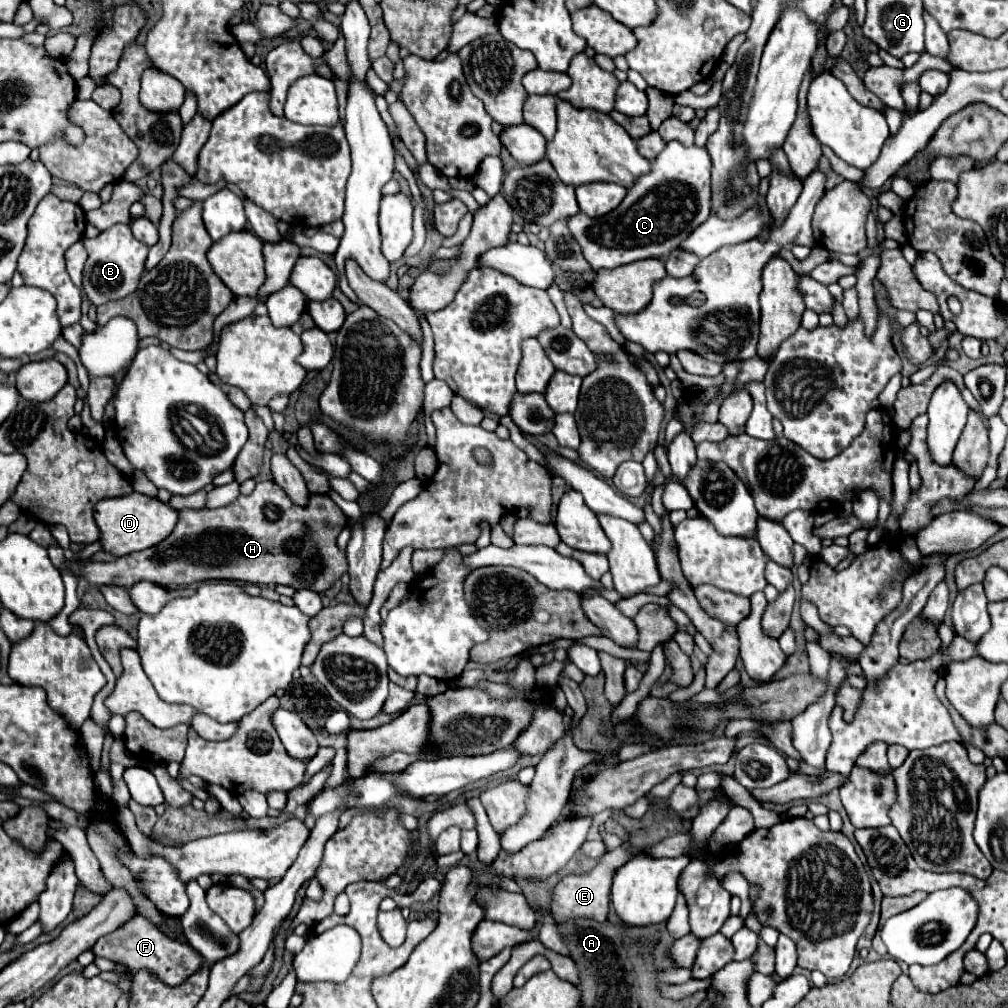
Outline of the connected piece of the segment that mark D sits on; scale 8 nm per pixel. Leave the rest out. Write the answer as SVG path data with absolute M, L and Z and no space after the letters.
M131 493L125 497L99 501L95 507L95 521L101 529L103 549L117 557L123 557L127 553L161 543L173 531L177 523L177 511L159 499L147 497L143 493Z

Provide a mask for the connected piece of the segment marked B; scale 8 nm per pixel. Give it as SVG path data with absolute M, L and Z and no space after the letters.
M117 223L109 229L101 231L93 239L83 239L83 243L89 253L85 269L83 269L83 287L85 287L85 293L91 303L103 305L111 299L123 299L137 289L139 277L145 271L149 245L135 239L129 225Z

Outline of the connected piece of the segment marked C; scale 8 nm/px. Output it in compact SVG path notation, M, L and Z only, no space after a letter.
M669 141L665 151L651 163L651 171L629 189L623 203L599 219L577 213L567 219L571 235L577 239L591 267L617 267L639 259L665 257L677 249L711 213L711 157L705 147L685 147Z

